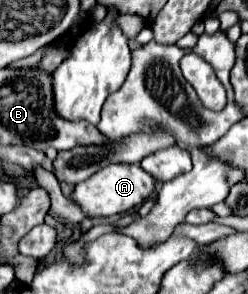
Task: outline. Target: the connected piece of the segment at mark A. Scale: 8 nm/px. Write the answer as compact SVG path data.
M109 164L101 168L101 172L93 174L89 180L83 180L75 186L71 200L77 200L89 216L113 216L123 214L131 208L139 208L157 188L157 178L145 172L139 164Z

